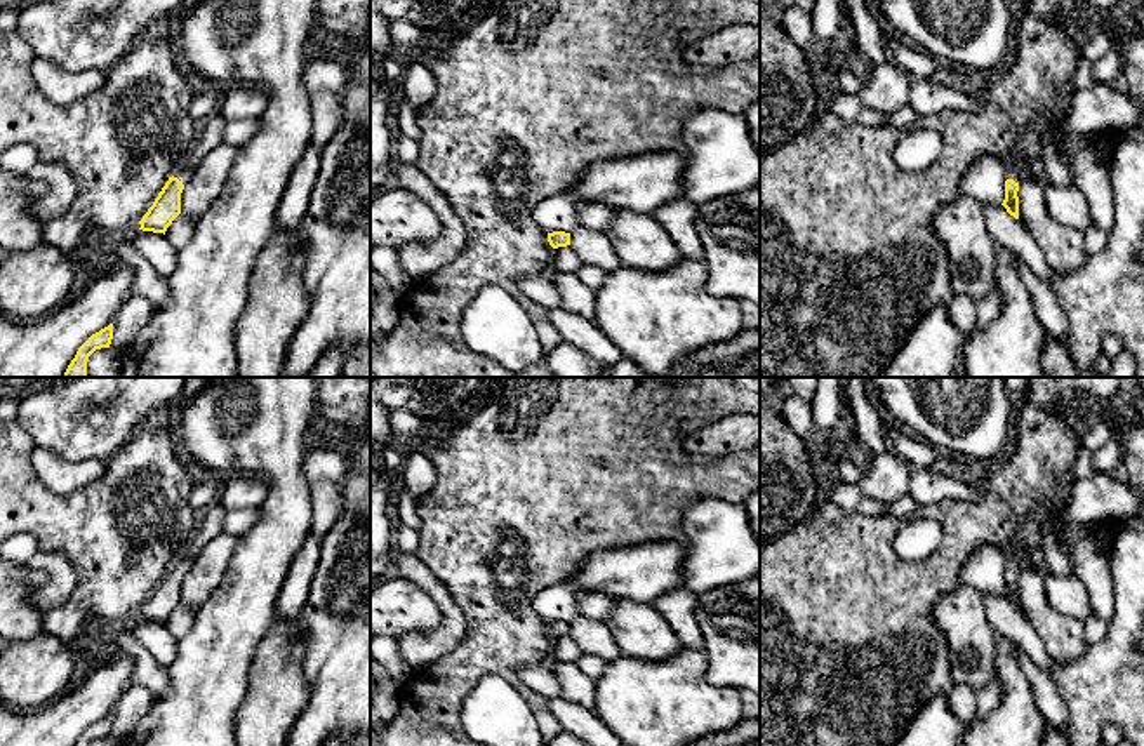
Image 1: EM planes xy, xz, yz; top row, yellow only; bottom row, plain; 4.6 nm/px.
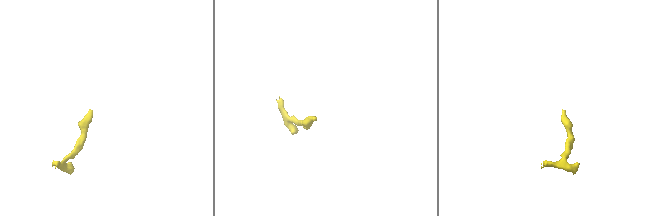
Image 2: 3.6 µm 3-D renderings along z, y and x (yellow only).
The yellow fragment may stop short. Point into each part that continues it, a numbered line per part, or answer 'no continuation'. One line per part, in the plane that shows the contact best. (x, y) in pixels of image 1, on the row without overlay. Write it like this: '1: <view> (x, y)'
1: xy (211, 520)

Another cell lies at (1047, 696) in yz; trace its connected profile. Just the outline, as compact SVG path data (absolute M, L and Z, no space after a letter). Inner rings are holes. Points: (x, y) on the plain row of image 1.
M1015 650L1015 661L1022 666L1034 692L1036 706L1048 715L1048 722L1068 737L1069 713L1052 676L1034 666L1022 650Z

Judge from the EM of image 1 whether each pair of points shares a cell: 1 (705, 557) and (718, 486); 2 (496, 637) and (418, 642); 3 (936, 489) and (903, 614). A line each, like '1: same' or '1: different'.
1: different
2: different
3: different

